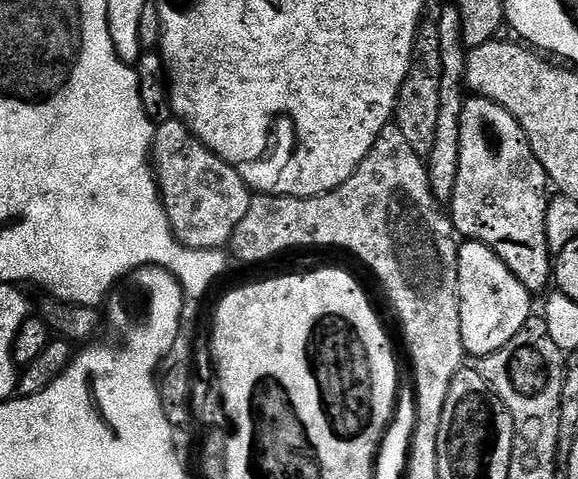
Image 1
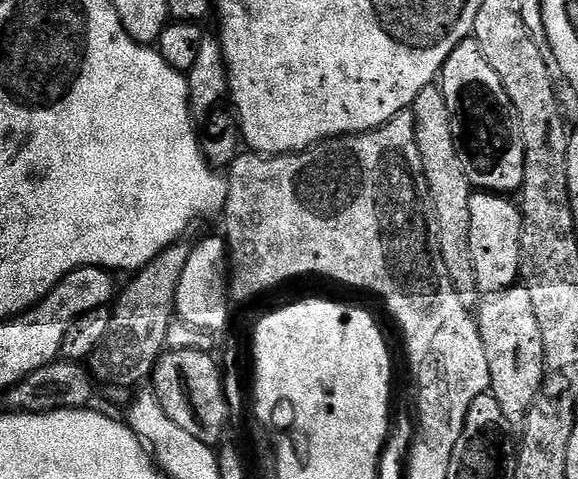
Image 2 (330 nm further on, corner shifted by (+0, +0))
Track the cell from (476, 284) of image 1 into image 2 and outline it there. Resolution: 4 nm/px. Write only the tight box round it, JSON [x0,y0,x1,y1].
[470,191,520,294]

